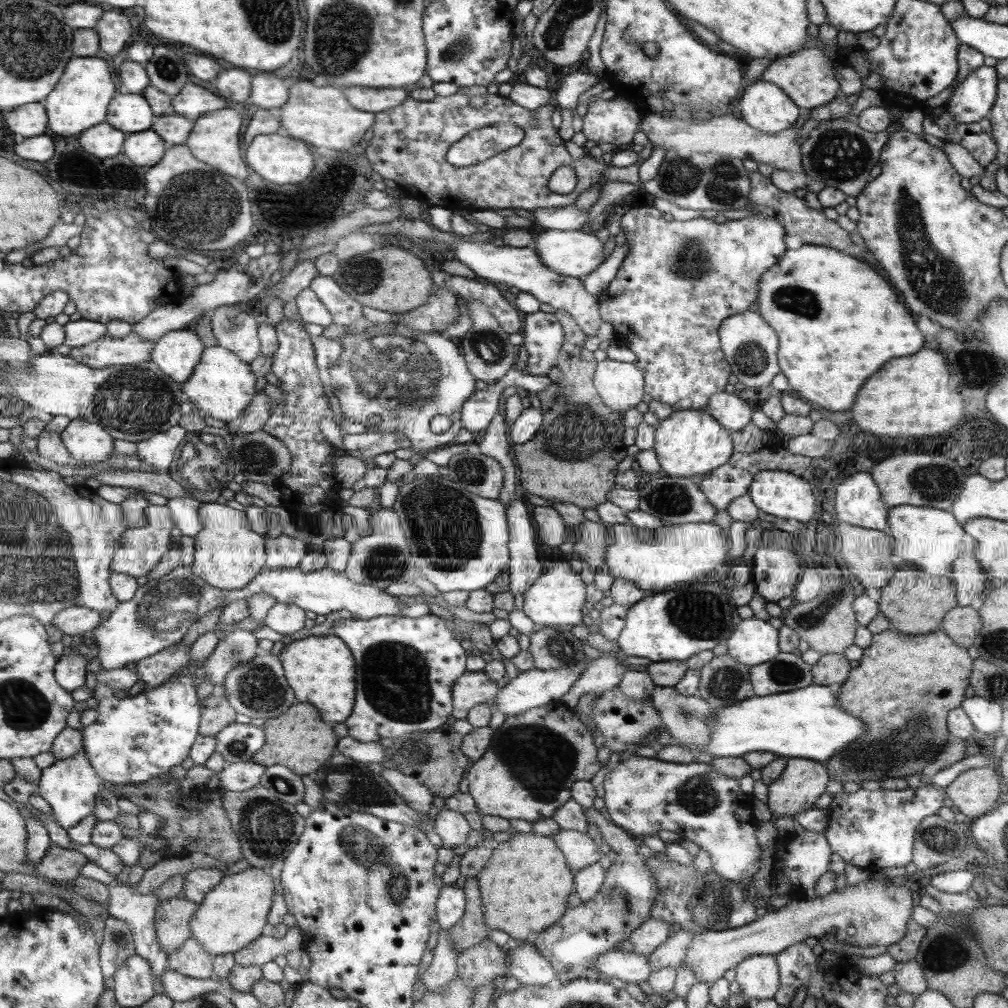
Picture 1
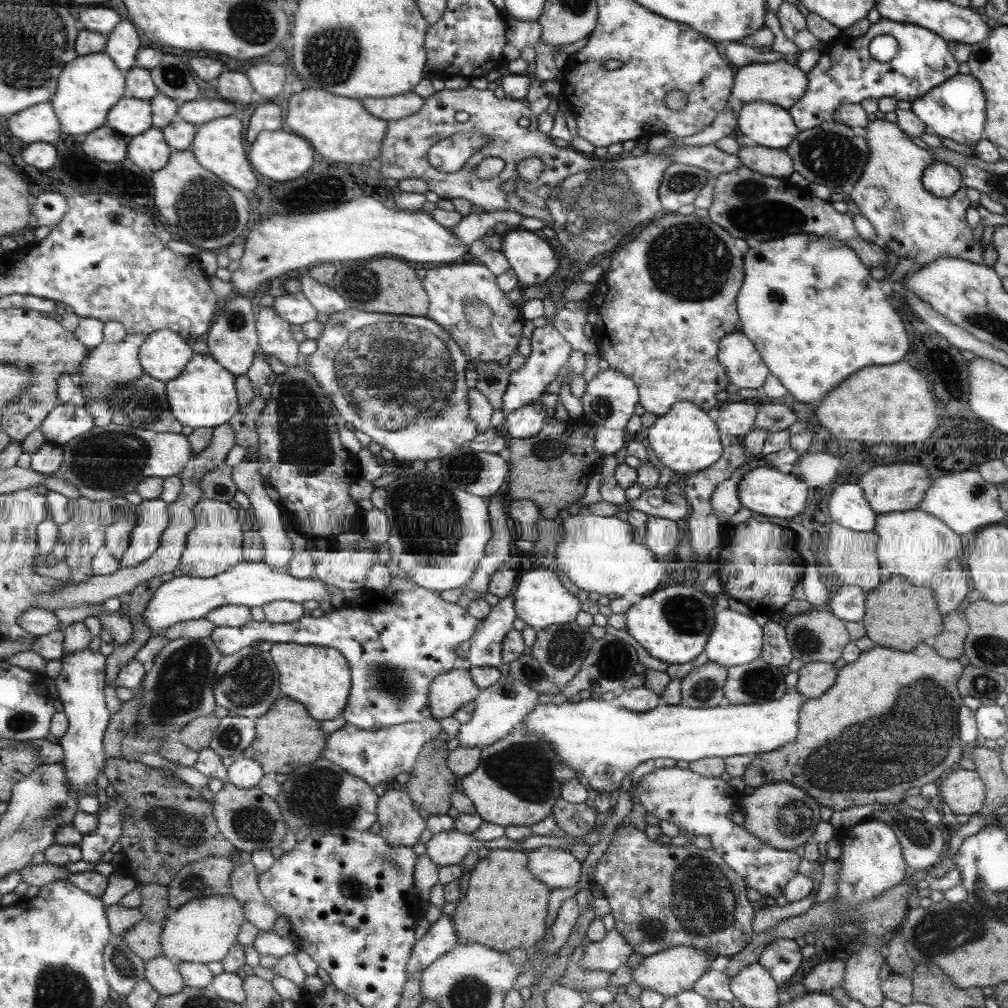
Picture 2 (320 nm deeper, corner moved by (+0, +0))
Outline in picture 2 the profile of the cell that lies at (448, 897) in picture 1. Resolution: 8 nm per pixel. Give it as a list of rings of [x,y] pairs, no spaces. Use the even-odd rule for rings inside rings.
[[[441,914],[436,922],[431,923],[427,933],[415,944],[406,966],[407,982],[411,975],[421,973],[427,966],[451,951],[457,944],[457,933],[451,916]]]

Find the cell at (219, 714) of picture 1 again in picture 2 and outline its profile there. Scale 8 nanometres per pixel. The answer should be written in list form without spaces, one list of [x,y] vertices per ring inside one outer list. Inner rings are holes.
[[[201,716],[190,722],[178,733],[177,738],[182,744],[200,753],[211,746],[215,731],[221,724],[221,718],[217,716]]]

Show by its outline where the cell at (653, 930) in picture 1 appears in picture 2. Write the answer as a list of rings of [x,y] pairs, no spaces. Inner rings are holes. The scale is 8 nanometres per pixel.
[[[614,930],[606,932],[600,942],[584,942],[585,950],[579,958],[580,966],[585,971],[603,971],[608,974],[625,964],[629,955],[633,954],[631,945]]]

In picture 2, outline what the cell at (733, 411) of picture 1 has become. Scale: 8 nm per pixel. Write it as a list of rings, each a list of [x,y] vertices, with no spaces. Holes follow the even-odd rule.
[[[721,402],[714,411],[715,424],[723,435],[743,438],[755,424],[755,408],[744,402]]]

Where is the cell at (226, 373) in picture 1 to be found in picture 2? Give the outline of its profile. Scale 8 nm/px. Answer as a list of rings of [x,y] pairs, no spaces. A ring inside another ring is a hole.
[[[210,354],[193,355],[186,370],[175,380],[166,382],[170,409],[177,421],[193,430],[207,428],[217,429],[228,424],[240,410],[238,399],[237,376],[229,372],[214,356]]]

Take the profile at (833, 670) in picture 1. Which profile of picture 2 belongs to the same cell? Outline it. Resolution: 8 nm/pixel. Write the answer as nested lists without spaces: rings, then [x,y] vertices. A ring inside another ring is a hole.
[[[811,662],[804,664],[796,672],[798,677],[794,688],[803,698],[817,698],[833,686],[837,672],[833,663]]]

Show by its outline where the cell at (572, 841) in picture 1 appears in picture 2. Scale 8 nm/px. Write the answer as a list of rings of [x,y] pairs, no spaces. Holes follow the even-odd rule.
[[[542,846],[525,853],[529,857],[529,871],[539,881],[547,885],[547,888],[571,888],[577,884],[580,875],[580,862],[567,849],[563,850],[562,848],[553,848],[552,846]]]

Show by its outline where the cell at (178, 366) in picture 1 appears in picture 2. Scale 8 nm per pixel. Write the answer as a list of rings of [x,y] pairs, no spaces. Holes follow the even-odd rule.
[[[171,329],[148,335],[141,345],[140,361],[145,372],[157,380],[175,380],[195,354],[193,343]]]

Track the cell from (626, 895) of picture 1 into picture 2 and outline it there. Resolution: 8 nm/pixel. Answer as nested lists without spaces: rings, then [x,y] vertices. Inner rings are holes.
[[[559,798],[549,815],[566,836],[581,837],[595,828],[596,811],[584,803],[571,804]]]

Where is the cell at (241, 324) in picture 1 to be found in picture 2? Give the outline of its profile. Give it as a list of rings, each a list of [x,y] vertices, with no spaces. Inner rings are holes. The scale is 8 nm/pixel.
[[[238,295],[227,299],[224,310],[218,315],[205,338],[210,348],[210,355],[214,356],[219,364],[237,377],[246,375],[253,357],[259,353],[256,337],[256,309],[251,307],[250,297]]]

